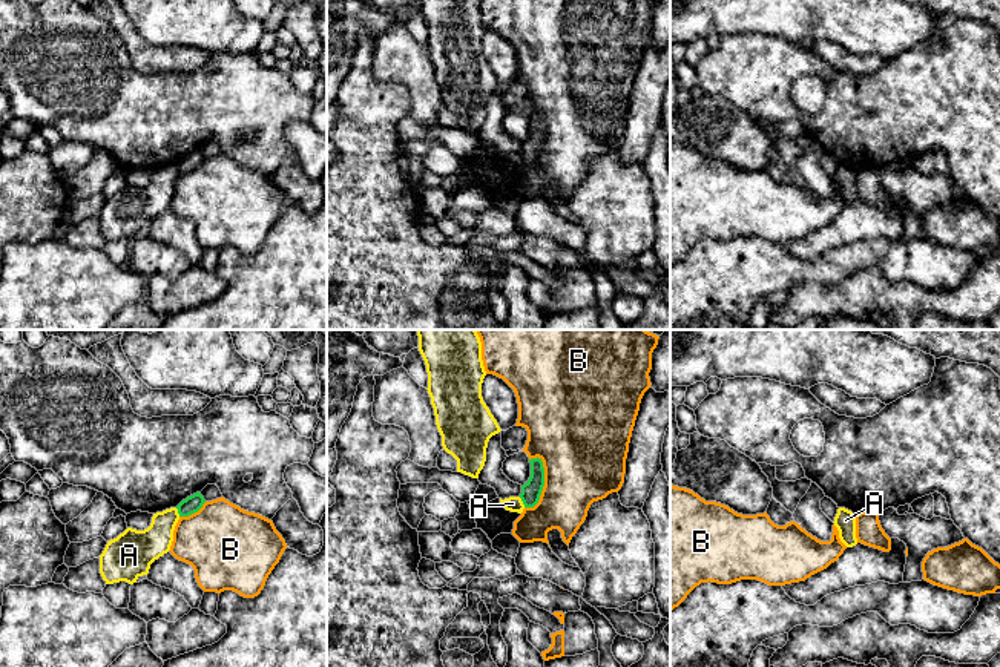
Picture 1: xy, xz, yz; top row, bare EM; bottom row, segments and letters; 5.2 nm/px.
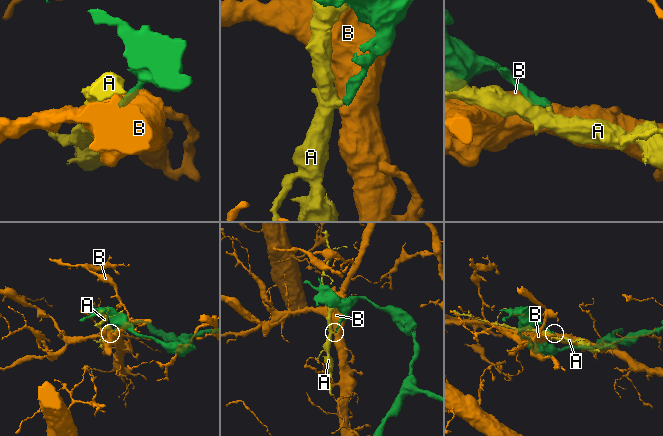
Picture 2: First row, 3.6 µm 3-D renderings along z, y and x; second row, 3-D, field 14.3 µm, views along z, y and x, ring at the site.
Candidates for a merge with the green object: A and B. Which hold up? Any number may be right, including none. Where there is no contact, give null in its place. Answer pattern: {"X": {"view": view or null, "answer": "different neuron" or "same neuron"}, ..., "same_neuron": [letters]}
{"A": {"view": "xz", "answer": "different neuron"}, "B": {"view": "xz", "answer": "different neuron"}, "same_neuron": []}

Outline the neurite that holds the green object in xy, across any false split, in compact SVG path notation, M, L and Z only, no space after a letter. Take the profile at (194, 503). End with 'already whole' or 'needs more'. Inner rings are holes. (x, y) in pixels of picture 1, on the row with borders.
M196 492L193 495L187 497L186 500L183 500L176 506L176 509L178 509L179 517L189 517L189 515L198 512L204 503L206 503L206 500L201 495L201 492Z; already whole

